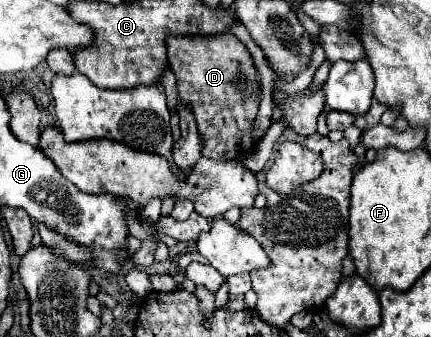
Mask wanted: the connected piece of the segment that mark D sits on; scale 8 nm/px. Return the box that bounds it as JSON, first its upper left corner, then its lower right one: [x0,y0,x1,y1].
[167,33,261,159]

